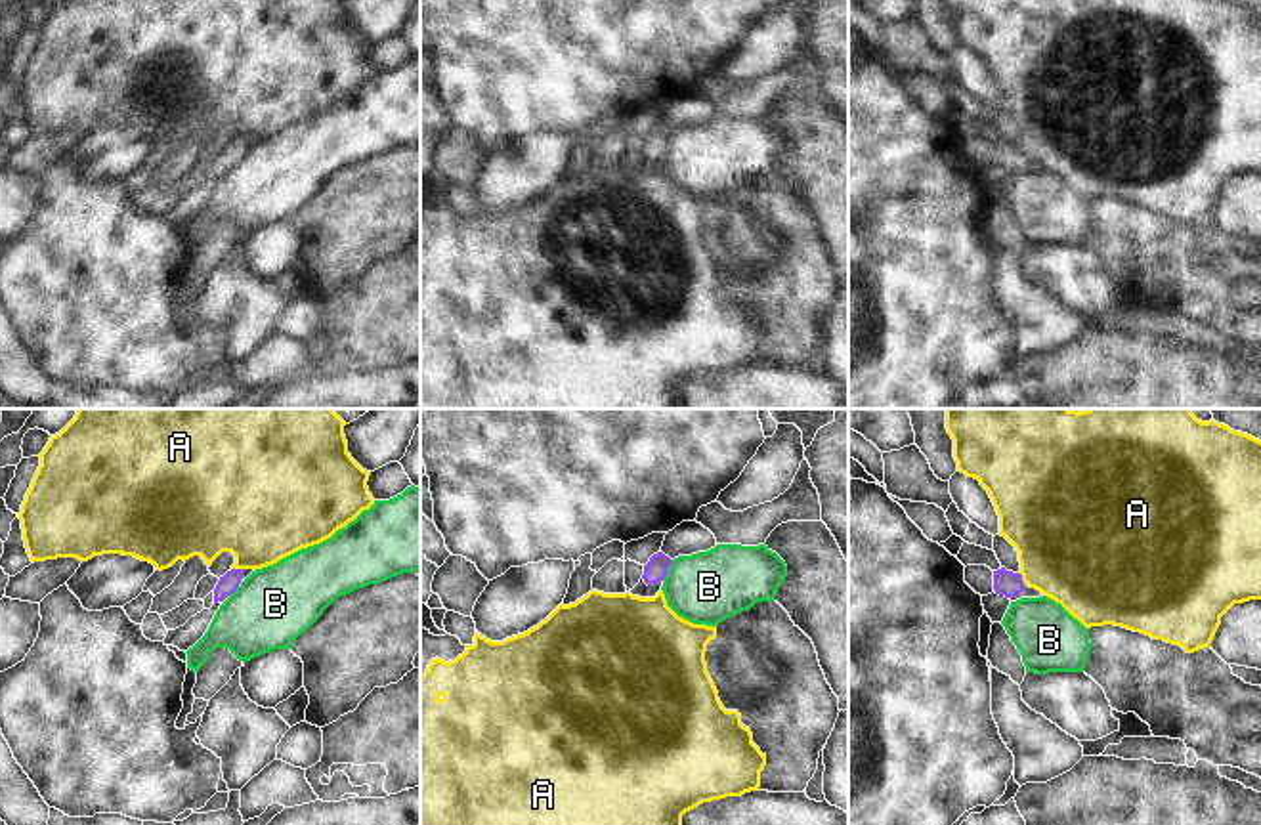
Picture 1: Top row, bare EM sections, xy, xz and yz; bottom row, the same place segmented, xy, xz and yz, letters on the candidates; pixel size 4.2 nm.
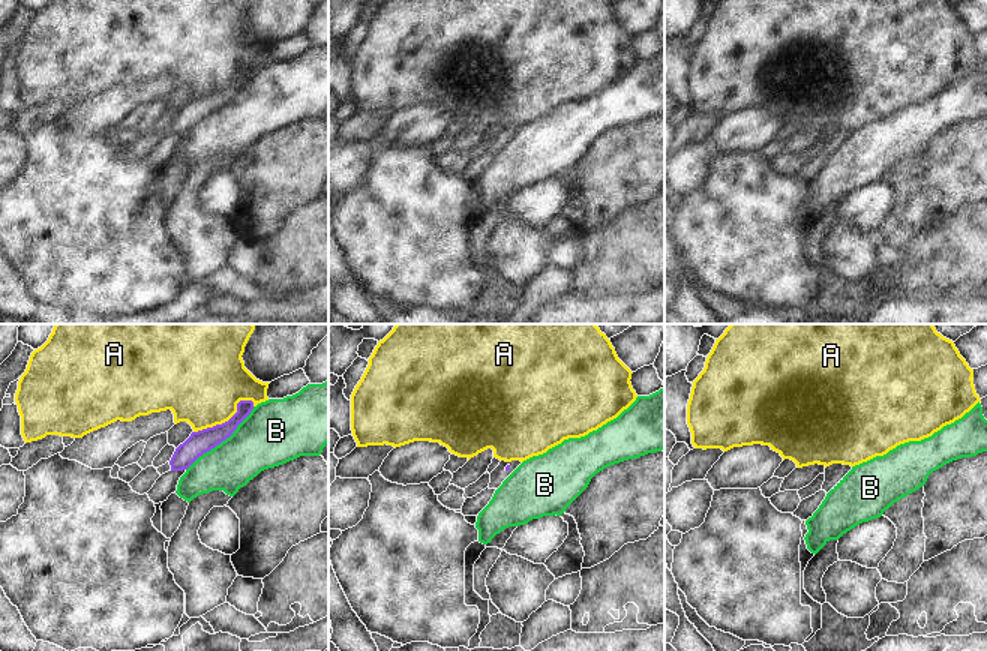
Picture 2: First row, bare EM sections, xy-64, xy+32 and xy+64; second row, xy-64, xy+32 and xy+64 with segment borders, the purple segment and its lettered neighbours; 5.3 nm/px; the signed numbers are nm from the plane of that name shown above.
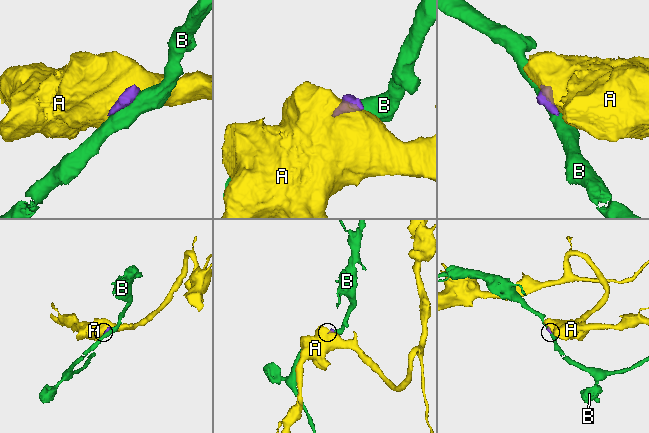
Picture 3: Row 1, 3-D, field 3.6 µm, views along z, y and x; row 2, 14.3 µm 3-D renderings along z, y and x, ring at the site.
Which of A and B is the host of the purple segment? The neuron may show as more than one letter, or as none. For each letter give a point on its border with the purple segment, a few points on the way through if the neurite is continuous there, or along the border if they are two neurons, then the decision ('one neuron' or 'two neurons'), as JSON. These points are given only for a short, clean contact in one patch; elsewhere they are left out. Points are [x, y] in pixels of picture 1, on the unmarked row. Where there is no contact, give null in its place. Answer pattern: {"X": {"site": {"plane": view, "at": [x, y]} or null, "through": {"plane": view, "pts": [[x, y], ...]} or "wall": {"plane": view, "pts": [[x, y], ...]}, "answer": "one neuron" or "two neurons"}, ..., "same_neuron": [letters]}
{"A": {"site": {"plane": "xy", "at": [237, 142]}, "answer": "two neurons"}, "B": {"site": {"plane": "xz", "at": [667, 140]}, "answer": "two neurons"}, "same_neuron": []}

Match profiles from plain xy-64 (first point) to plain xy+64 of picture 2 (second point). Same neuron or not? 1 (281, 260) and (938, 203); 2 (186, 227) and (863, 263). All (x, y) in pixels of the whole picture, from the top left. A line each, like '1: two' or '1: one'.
1: two
2: one

